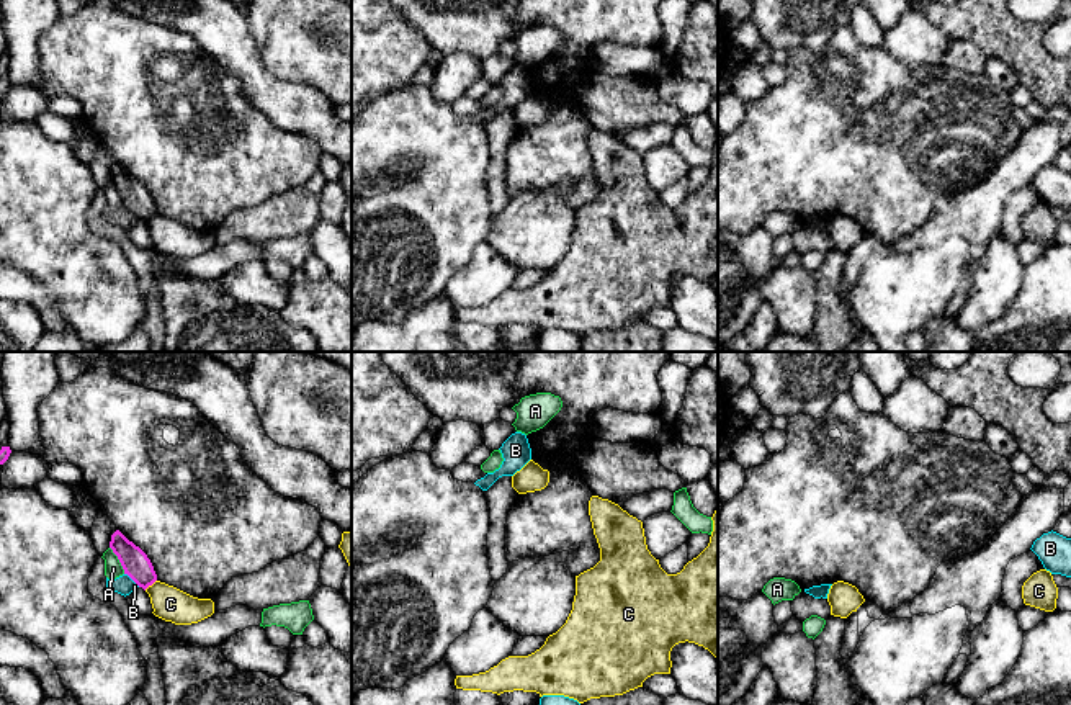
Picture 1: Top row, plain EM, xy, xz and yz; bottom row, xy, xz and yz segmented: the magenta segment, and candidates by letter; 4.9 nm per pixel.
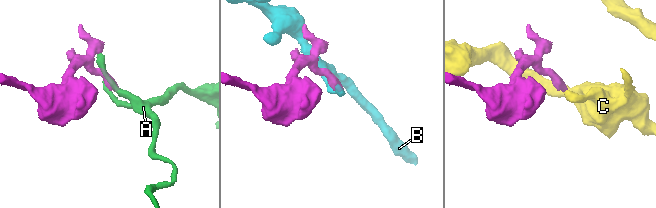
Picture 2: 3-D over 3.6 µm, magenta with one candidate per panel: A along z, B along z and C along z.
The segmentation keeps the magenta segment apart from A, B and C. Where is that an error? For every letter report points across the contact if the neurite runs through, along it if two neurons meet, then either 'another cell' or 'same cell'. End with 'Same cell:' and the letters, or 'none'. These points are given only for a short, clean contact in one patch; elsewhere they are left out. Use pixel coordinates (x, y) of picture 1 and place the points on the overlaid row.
A: another cell
B: border along xy (125, 573), (139, 586); another cell
C: border along xy (156, 579), (144, 589); another cell
Same cell: none

